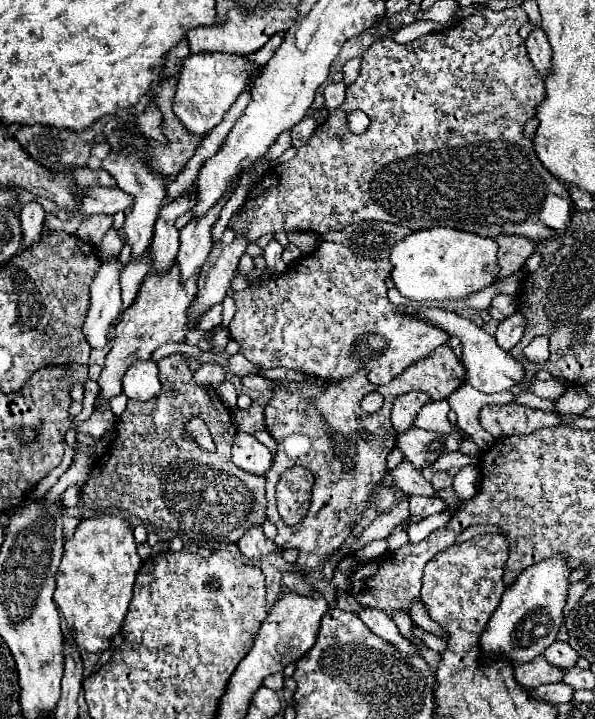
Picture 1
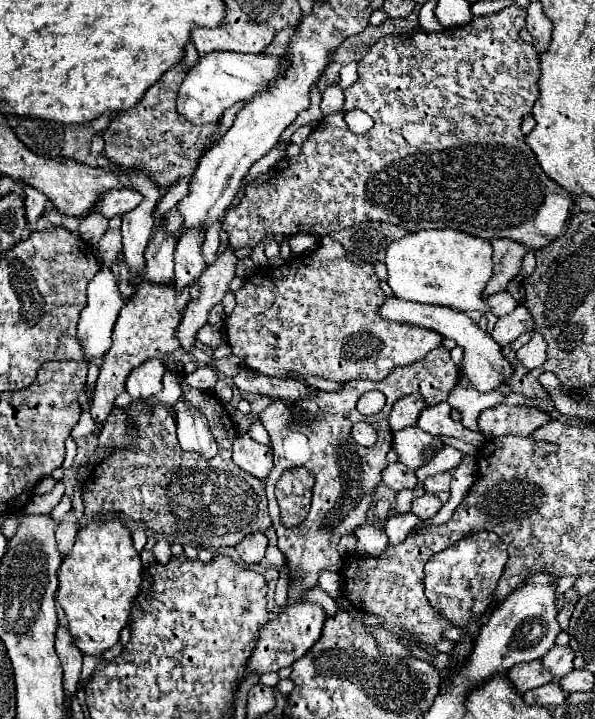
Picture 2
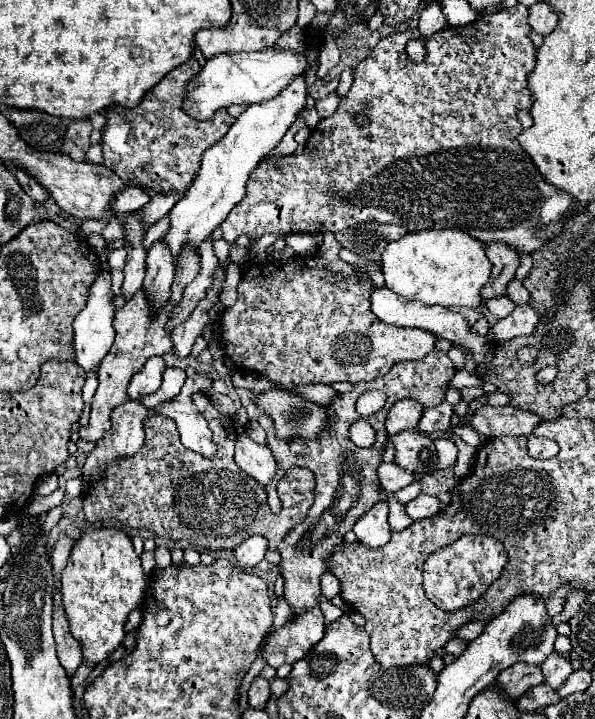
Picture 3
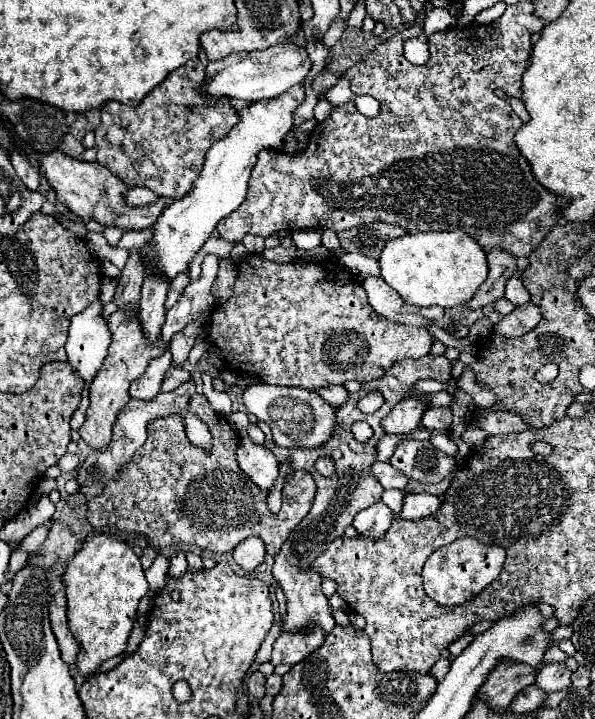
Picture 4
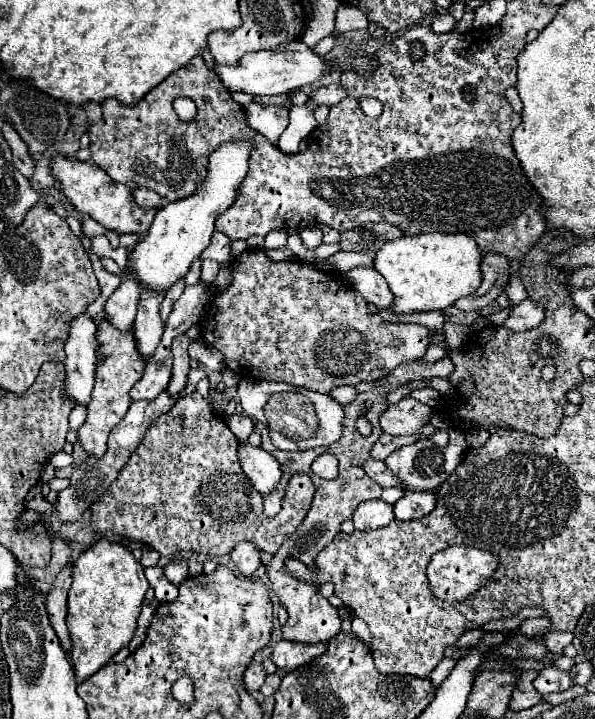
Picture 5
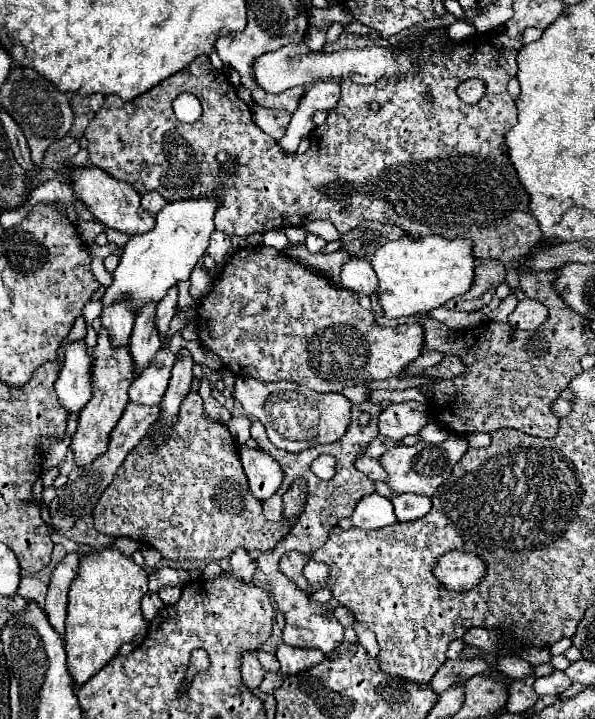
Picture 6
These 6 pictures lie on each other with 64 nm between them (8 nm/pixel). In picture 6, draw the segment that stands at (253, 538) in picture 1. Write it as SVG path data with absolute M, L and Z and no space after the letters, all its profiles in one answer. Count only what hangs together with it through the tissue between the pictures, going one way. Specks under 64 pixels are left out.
M236 548L230 556L230 566L234 572L240 572L242 574L242 580L244 582L250 582L252 580L252 574L256 570L256 562L250 558L248 550L246 548Z

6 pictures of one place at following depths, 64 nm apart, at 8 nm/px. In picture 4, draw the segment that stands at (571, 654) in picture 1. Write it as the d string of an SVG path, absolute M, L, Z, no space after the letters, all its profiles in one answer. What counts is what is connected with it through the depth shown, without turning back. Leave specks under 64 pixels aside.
M548 662L538 672L536 686L544 688L546 692L556 692L556 690L562 690L562 688L570 686L570 676L572 676L572 672L564 664Z

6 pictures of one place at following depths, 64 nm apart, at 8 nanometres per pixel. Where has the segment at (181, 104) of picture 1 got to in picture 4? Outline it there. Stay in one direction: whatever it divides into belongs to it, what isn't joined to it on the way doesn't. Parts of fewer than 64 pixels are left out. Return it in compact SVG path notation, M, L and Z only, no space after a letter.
M276 44L272 48L266 50L258 50L258 52L236 52L226 56L224 60L218 62L210 62L206 66L206 80L204 80L204 88L200 88L200 92L204 92L206 96L220 100L220 98L240 98L246 102L258 102L258 100L270 100L274 96L280 96L282 92L286 92L290 86L304 82L306 74L310 72L310 58L306 54L304 48L294 46L294 44Z

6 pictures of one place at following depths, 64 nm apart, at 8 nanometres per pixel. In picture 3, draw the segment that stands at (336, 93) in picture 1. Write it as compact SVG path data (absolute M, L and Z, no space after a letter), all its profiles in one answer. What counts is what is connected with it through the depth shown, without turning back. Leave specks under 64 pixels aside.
M330 92L324 100L316 102L316 110L318 110L318 114L320 114L322 118L328 118L328 116L338 108L338 104L340 104L340 96L338 96L336 92Z

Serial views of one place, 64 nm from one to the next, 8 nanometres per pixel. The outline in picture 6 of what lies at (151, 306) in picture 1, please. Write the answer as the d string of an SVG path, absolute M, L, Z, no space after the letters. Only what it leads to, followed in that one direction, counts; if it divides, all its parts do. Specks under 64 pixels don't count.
M104 326L98 330L98 340L96 340L96 346L94 346L92 354L94 354L92 400L80 412L78 430L72 436L72 444L70 444L70 448L76 454L76 464L78 466L90 464L92 460L96 460L96 456L100 456L100 454L104 454L108 450L110 432L114 430L114 426L120 420L126 404L130 402L128 388L136 378L136 370L134 370L134 362L132 362L128 344L126 346L114 346L112 338L110 338L110 334L108 334L108 330Z

